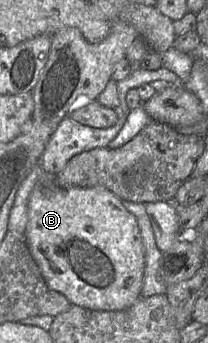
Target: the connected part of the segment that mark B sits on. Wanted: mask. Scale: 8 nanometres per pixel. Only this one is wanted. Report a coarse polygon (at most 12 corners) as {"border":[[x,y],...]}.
{"border":[[42,170],[25,238],[47,286],[120,311],[145,251],[122,200]]}

